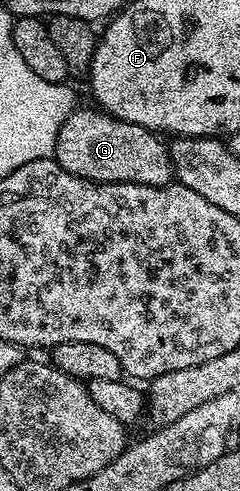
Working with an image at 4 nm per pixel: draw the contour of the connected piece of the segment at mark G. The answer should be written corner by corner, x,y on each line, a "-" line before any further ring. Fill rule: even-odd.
73,109
59,128
52,157
64,170
71,172
71,176
79,176
88,182
130,182
148,186
167,186
174,181
173,161
168,145
164,141
161,143
162,139
154,131
130,122
119,122
100,109
92,109

